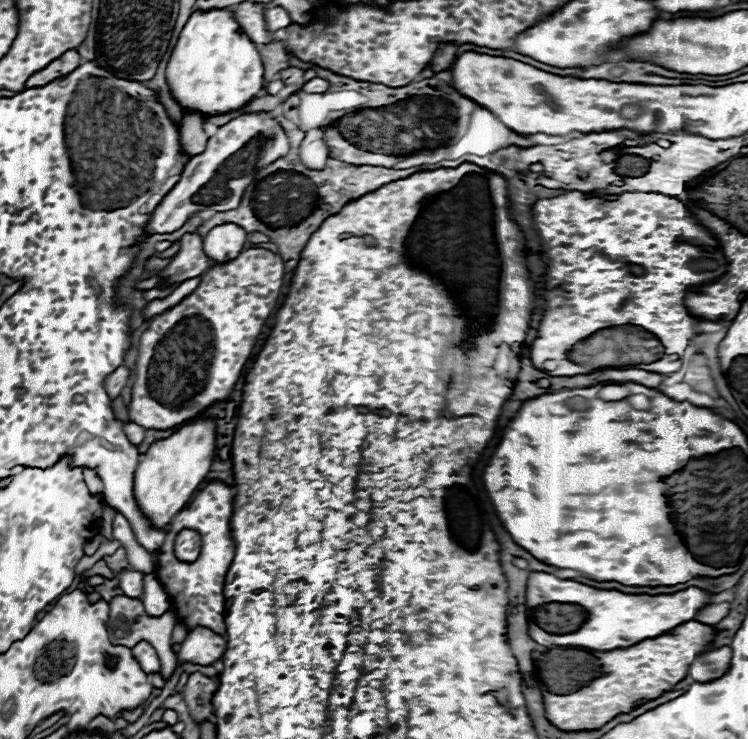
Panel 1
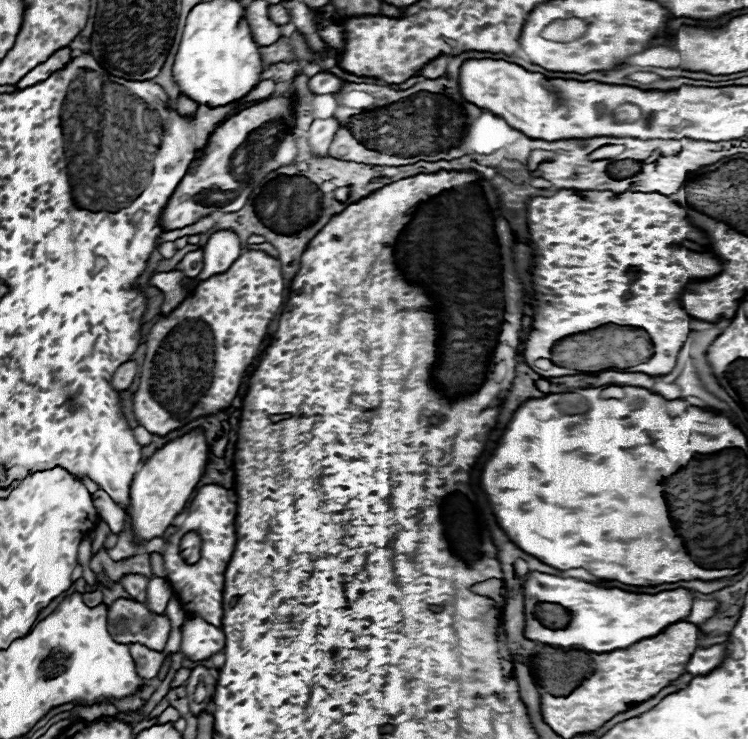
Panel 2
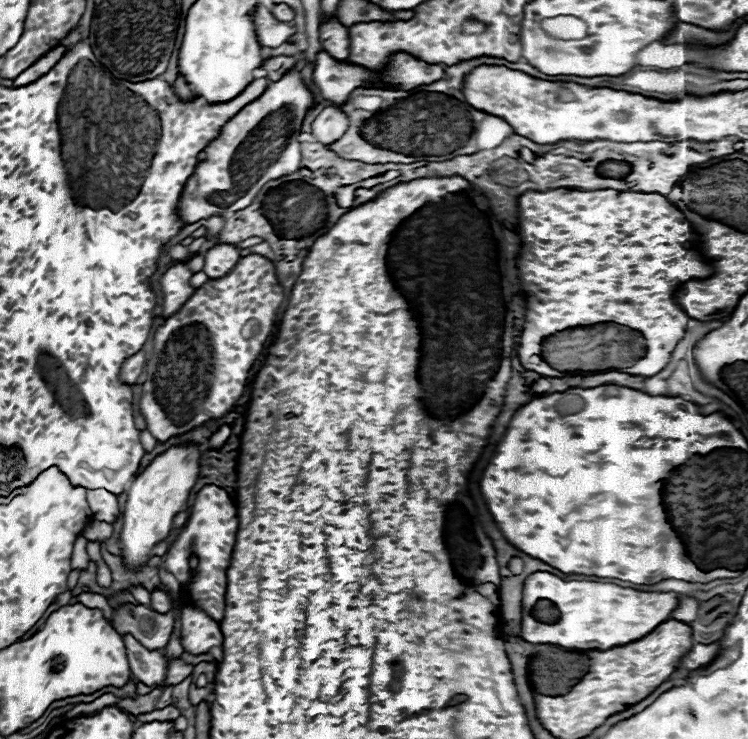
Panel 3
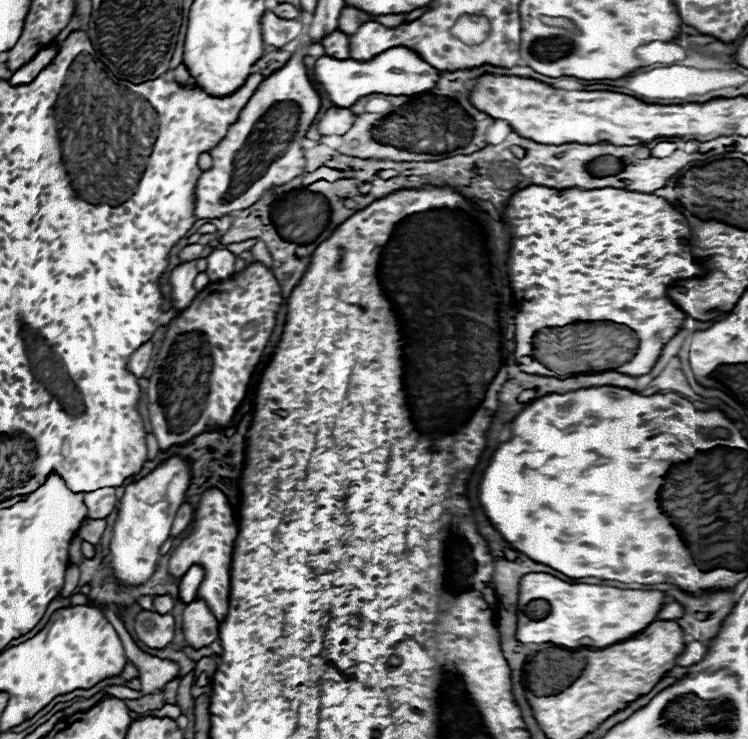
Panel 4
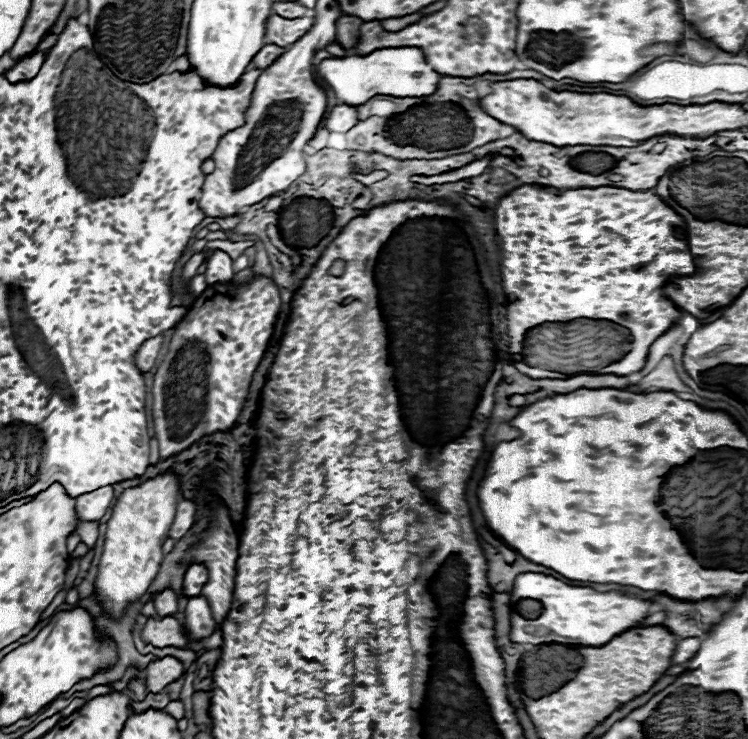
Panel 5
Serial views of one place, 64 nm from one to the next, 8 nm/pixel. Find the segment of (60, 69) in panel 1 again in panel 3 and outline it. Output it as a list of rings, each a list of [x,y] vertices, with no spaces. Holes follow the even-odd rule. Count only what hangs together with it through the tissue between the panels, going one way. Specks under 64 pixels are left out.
[[[56,46],[54,50],[50,50],[46,56],[42,56],[36,64],[32,64],[30,68],[26,68],[26,72],[22,72],[16,80],[14,80],[14,86],[20,88],[20,86],[26,86],[34,80],[38,80],[40,76],[44,76],[46,72],[50,72],[50,68],[54,68],[54,64],[66,54],[66,46]]]

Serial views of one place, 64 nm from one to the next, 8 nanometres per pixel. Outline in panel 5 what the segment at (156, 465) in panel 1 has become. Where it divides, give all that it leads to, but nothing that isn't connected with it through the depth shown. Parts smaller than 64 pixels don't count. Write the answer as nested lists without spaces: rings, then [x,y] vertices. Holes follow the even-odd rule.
[[[168,470],[166,474],[158,474],[134,488],[126,488],[116,500],[96,576],[98,598],[112,618],[118,618],[128,602],[138,600],[156,578],[164,560],[162,544],[168,538],[178,498],[180,478],[174,474],[174,470]]]

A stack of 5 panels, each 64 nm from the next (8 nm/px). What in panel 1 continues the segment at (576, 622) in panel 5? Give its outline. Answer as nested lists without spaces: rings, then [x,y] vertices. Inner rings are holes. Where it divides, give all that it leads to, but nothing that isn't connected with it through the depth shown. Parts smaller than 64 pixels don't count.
[[[532,572],[528,576],[528,586],[526,586],[528,609],[550,602],[580,604],[590,612],[590,618],[584,622],[584,626],[578,632],[572,632],[566,636],[554,636],[554,634],[542,632],[536,624],[530,624],[528,632],[530,632],[530,638],[542,646],[570,646],[570,648],[585,648],[596,652],[628,648],[636,642],[642,642],[646,638],[656,638],[688,620],[694,620],[698,610],[710,604],[710,596],[712,592],[696,586],[690,586],[676,594],[658,594],[658,596],[624,594],[618,590],[598,590],[574,580],[560,580],[554,574],[546,574],[546,572]]]

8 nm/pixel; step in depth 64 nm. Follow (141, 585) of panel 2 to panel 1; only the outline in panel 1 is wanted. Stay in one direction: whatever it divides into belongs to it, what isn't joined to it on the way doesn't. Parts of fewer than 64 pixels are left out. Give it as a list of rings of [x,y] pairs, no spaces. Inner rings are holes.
[[[130,568],[122,570],[120,576],[118,576],[122,592],[130,598],[140,598],[140,594],[142,594],[142,576],[144,576],[142,572],[136,572],[136,570],[130,570]]]

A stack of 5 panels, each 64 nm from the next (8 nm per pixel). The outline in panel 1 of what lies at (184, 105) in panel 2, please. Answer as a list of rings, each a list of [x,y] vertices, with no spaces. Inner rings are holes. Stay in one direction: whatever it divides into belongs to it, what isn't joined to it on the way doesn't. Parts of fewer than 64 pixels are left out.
[[[184,112],[184,122],[182,122],[182,130],[180,130],[180,144],[188,156],[198,156],[206,148],[208,136],[204,132],[202,122],[204,120],[200,114]]]

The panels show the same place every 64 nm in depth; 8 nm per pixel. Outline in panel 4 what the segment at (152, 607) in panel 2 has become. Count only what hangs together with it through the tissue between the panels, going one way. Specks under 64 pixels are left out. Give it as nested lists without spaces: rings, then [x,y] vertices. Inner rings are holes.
[[[154,596],[154,610],[158,614],[168,614],[172,610],[172,606],[174,606],[174,602],[170,596]]]

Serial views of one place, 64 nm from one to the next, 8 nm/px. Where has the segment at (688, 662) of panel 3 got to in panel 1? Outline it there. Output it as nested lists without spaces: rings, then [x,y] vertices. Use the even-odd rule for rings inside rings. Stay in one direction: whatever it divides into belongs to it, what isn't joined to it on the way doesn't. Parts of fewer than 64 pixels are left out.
[[[730,646],[714,648],[714,650],[708,650],[708,652],[700,654],[698,658],[694,658],[694,662],[688,668],[688,674],[694,678],[694,682],[710,682],[728,672],[730,660],[732,660]]]

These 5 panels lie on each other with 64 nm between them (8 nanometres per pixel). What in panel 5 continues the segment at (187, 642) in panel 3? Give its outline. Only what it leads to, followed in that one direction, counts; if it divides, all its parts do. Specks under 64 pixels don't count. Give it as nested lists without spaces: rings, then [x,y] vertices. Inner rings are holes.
[[[194,596],[188,600],[186,612],[184,612],[184,628],[188,636],[196,640],[210,638],[218,630],[218,624],[214,622],[208,600],[204,596]]]

